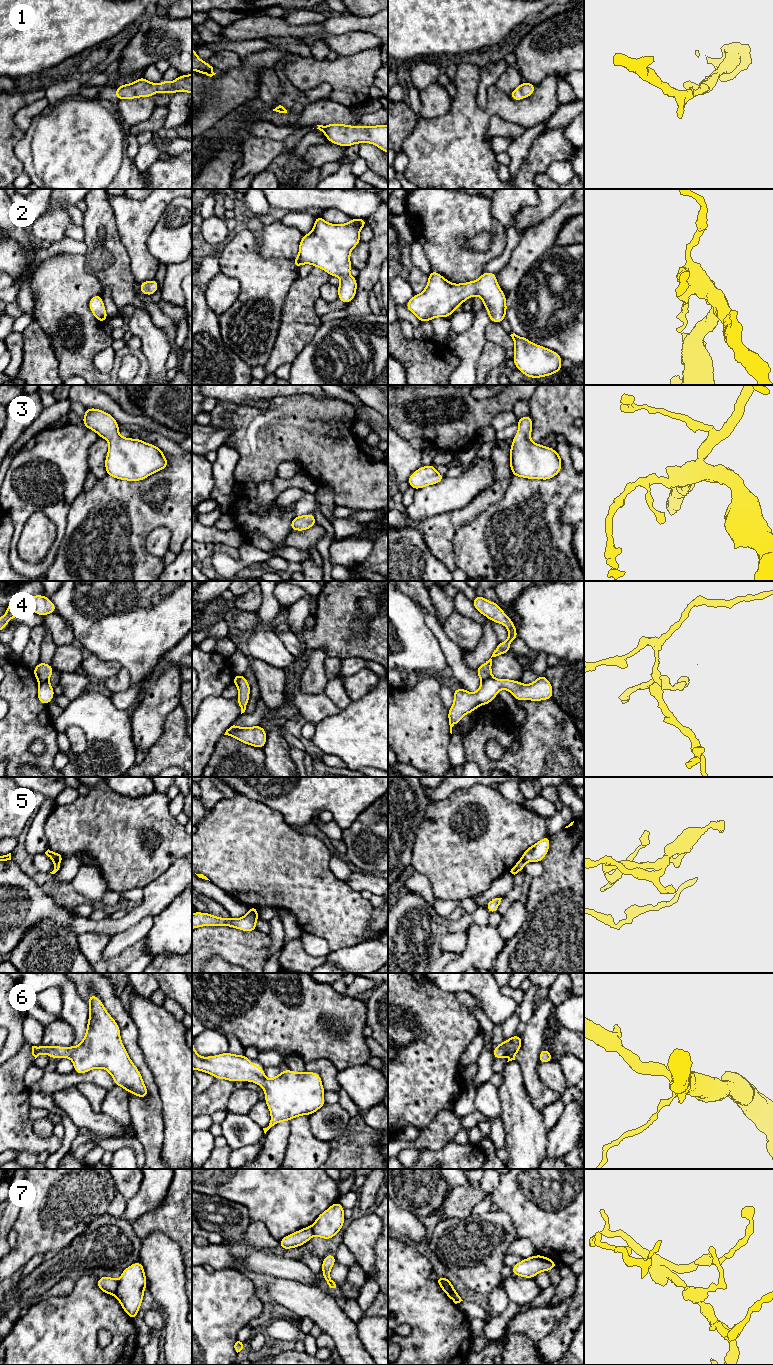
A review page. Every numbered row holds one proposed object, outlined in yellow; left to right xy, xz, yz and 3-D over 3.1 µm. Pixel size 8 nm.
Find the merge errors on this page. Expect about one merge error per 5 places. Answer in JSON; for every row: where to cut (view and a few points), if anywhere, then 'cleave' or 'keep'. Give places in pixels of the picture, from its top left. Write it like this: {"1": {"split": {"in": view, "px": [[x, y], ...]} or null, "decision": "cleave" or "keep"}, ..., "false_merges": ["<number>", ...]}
{"1": {"split": null, "decision": "keep"}, "2": {"split": null, "decision": "keep"}, "3": {"split": null, "decision": "keep"}, "4": {"split": {"in": "yz", "px": [[491, 676], [482, 681]]}, "decision": "cleave"}, "5": {"split": {"in": "xy", "px": [[60, 861], [54, 862]]}, "decision": "cleave"}, "6": {"split": null, "decision": "keep"}, "7": {"split": {"in": "yz", "px": [[439, 1276], [452, 1290], [453, 1297], [457, 1302]]}, "decision": "cleave"}, "false_merges": ["4", "5", "7"]}

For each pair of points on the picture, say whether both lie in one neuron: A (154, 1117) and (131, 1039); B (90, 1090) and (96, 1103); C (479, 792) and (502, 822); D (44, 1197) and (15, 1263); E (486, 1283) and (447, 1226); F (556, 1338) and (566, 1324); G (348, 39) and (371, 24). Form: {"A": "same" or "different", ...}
{"A": "same", "B": "same", "C": "same", "D": "same", "E": "same", "F": "same", "G": "different"}

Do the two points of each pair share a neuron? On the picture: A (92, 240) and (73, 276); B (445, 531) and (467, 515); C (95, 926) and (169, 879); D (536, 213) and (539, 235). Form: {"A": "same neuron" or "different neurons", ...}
{"A": "different neurons", "B": "same neuron", "C": "same neuron", "D": "different neurons"}

